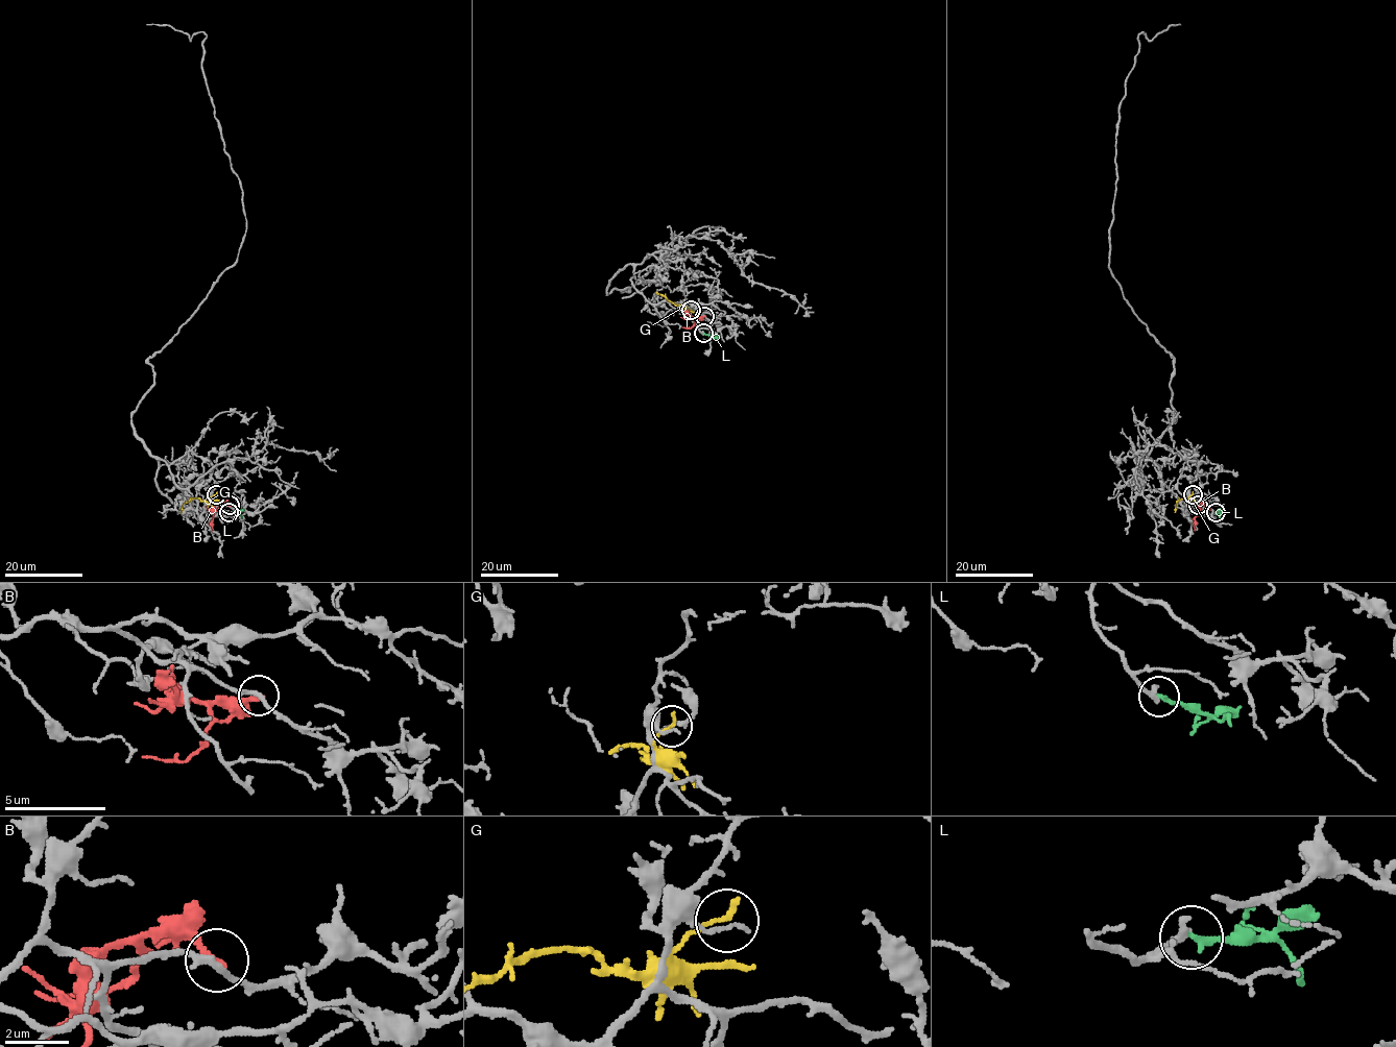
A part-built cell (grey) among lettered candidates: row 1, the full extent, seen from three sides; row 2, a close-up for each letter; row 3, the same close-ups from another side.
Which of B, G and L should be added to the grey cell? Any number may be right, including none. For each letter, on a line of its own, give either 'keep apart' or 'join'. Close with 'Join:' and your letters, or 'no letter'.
B: keep apart
G: keep apart
L: keep apart
Join: no letter

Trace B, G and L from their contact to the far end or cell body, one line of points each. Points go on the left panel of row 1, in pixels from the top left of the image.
B: (230, 505), (219, 502), (215, 506), (213, 531)
G: (216, 494), (205, 501), (191, 498), (184, 503), (181, 512)
L: (229, 513), (238, 513), (242, 518)

